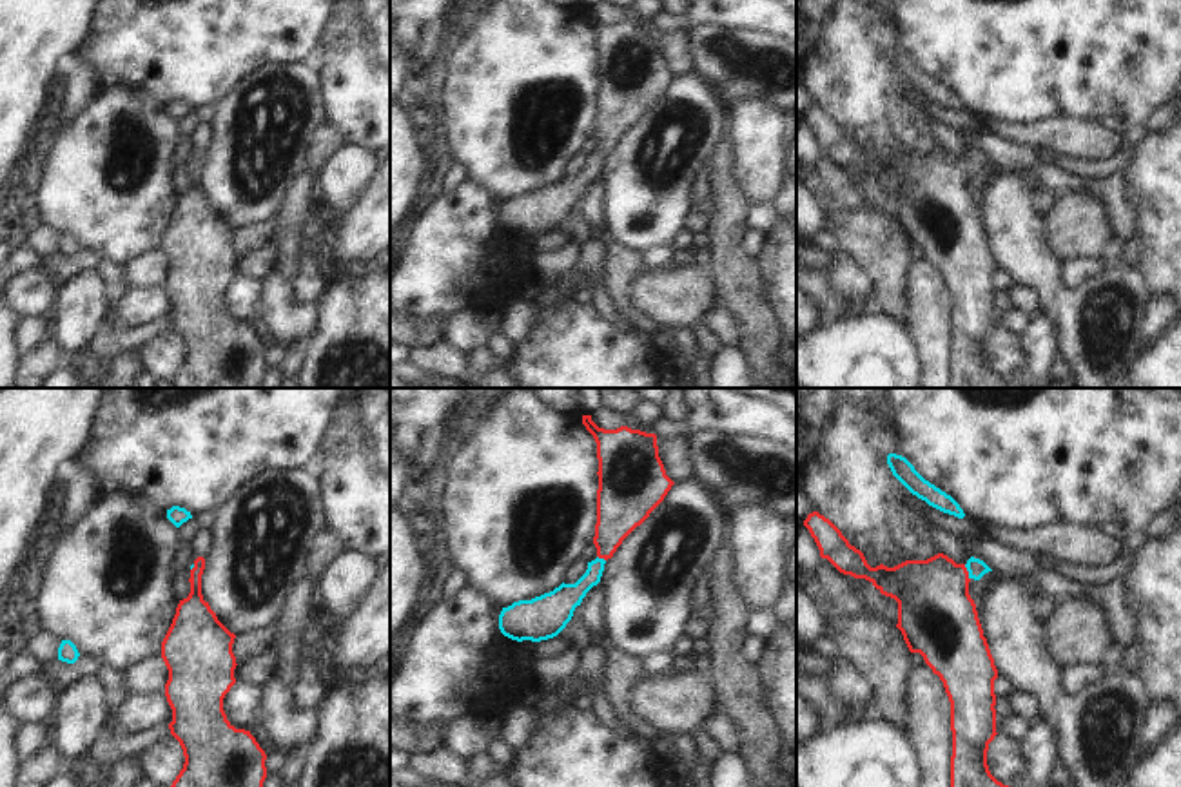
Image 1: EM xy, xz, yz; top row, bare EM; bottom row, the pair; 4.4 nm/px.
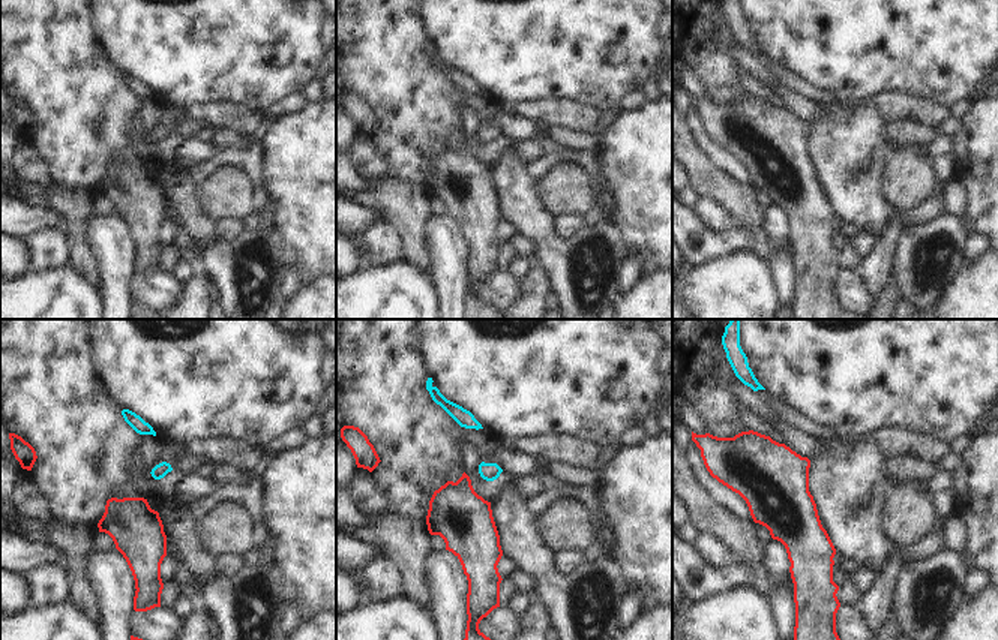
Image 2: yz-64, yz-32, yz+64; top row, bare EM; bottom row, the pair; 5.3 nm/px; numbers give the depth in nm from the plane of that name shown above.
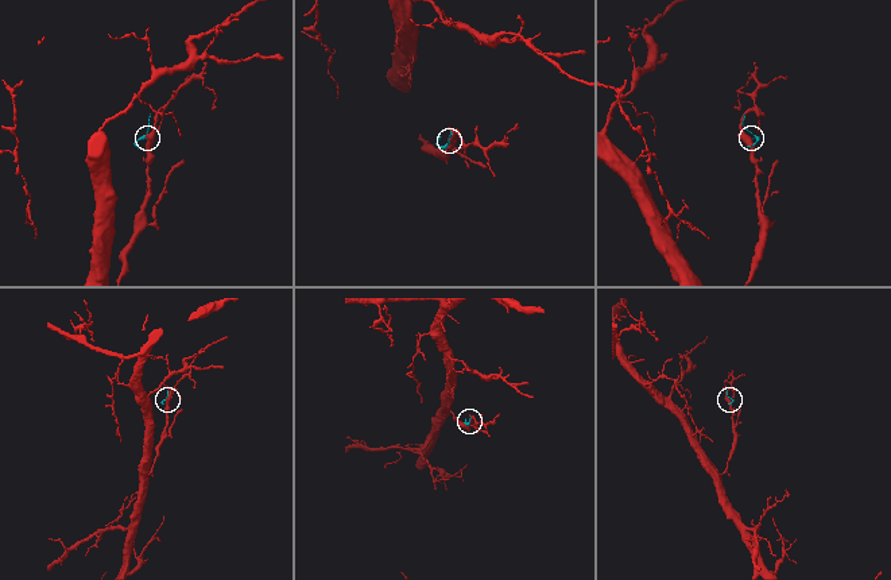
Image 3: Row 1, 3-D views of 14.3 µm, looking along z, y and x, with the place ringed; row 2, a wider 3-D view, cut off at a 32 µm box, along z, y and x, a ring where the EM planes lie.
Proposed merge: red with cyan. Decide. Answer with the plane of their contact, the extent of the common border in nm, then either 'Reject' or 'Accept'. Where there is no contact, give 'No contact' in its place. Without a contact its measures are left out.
Touches red in yz. Shared border 80 nm. Accept.

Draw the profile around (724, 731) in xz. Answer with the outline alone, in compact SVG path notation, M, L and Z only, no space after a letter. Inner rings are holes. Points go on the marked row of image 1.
M720 711L708 716L704 731L720 745L724 754L740 756L740 733L733 720L724 716Z

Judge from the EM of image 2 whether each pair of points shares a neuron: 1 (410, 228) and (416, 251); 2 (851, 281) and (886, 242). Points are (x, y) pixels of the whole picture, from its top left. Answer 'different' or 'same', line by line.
1: same
2: different

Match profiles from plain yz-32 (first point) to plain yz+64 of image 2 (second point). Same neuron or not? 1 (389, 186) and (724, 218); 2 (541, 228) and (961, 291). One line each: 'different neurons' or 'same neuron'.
1: different neurons
2: different neurons

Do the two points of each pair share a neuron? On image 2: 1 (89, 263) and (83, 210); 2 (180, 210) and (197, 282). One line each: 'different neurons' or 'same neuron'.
1: same neuron
2: different neurons

